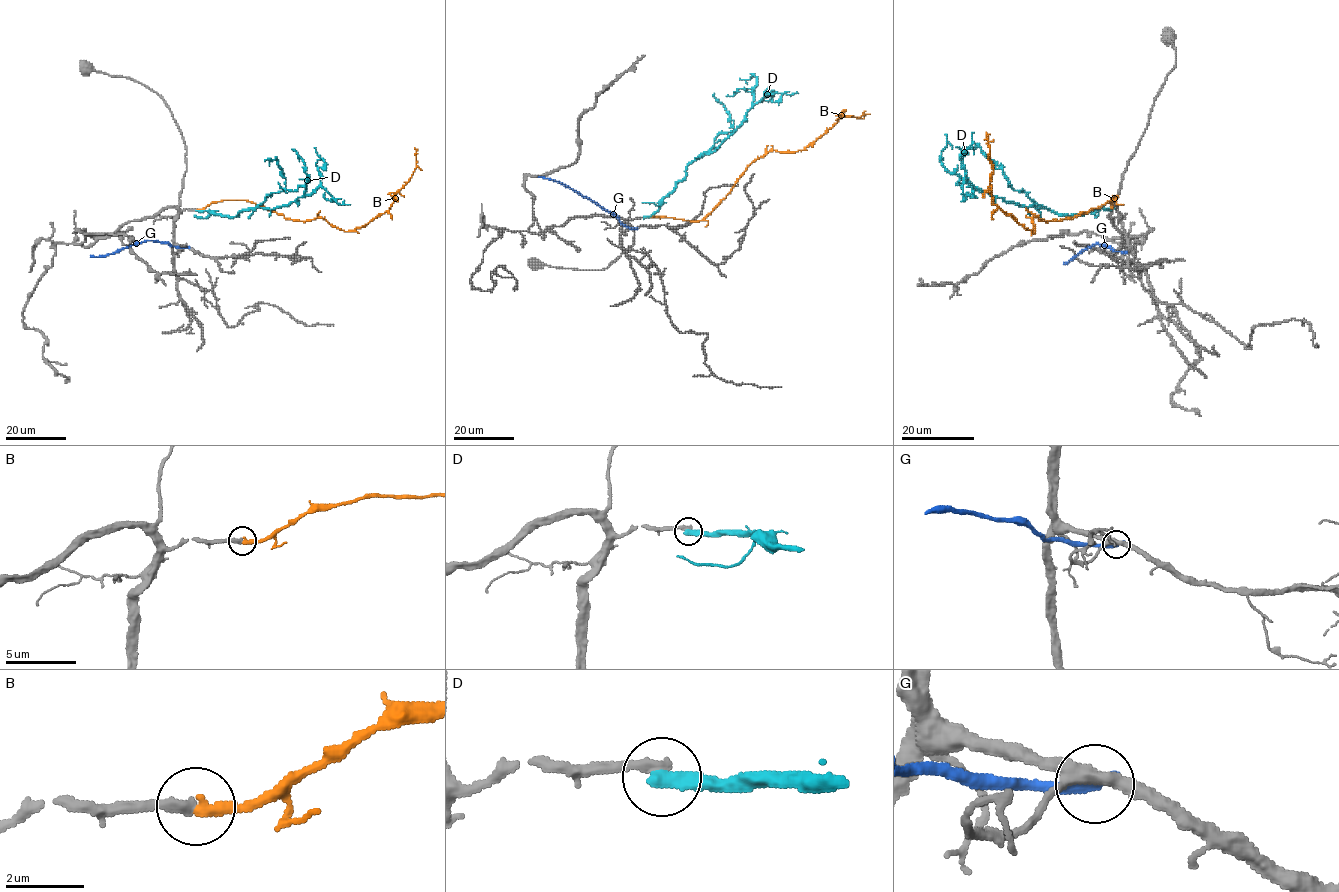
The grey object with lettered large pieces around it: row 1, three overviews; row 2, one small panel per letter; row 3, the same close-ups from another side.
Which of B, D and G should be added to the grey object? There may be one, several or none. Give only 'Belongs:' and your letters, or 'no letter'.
Belongs: B

